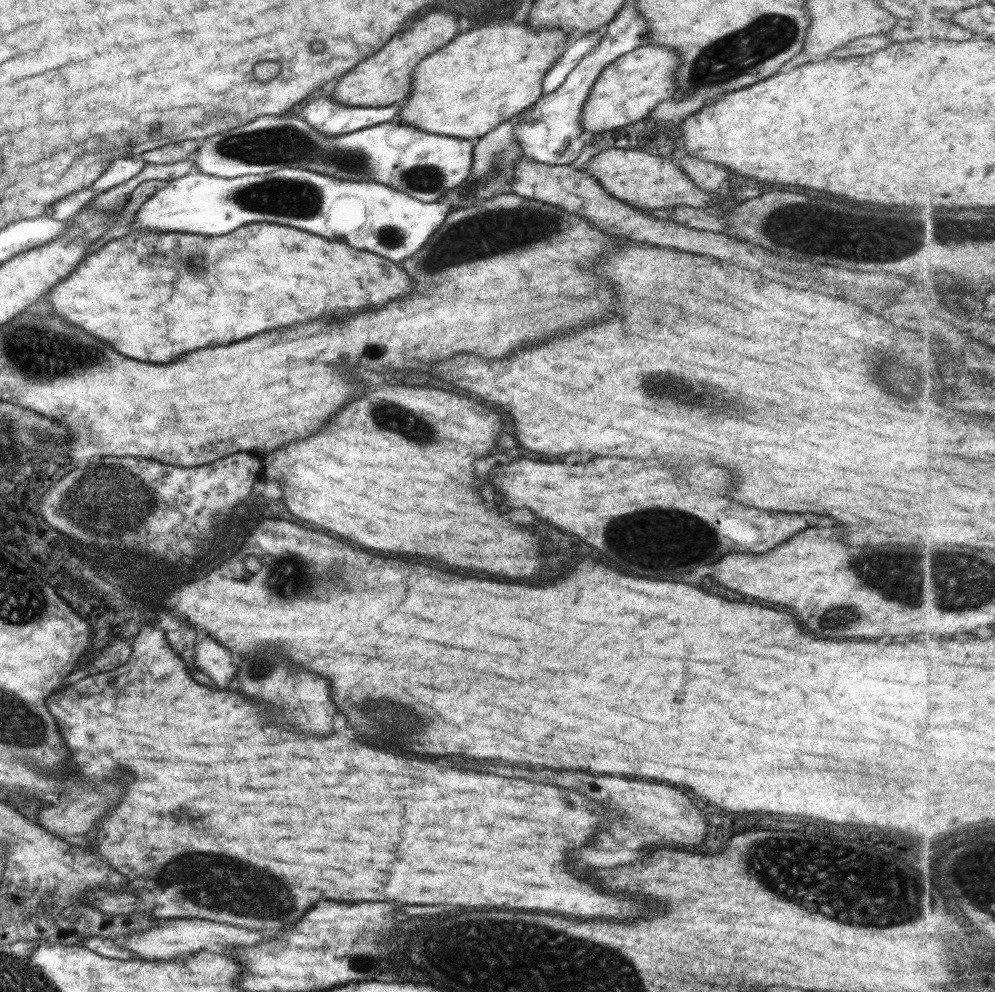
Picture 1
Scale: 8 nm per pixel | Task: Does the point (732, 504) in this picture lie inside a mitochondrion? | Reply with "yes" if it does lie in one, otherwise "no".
no

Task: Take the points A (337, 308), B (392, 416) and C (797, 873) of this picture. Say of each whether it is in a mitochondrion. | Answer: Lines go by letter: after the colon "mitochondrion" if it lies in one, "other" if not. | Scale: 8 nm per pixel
A: other
B: mitochondrion
C: mitochondrion

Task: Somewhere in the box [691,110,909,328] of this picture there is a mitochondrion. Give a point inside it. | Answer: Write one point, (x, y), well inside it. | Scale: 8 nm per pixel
(787, 225)

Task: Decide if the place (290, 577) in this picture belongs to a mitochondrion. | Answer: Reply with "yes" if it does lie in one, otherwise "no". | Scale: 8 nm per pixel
yes

